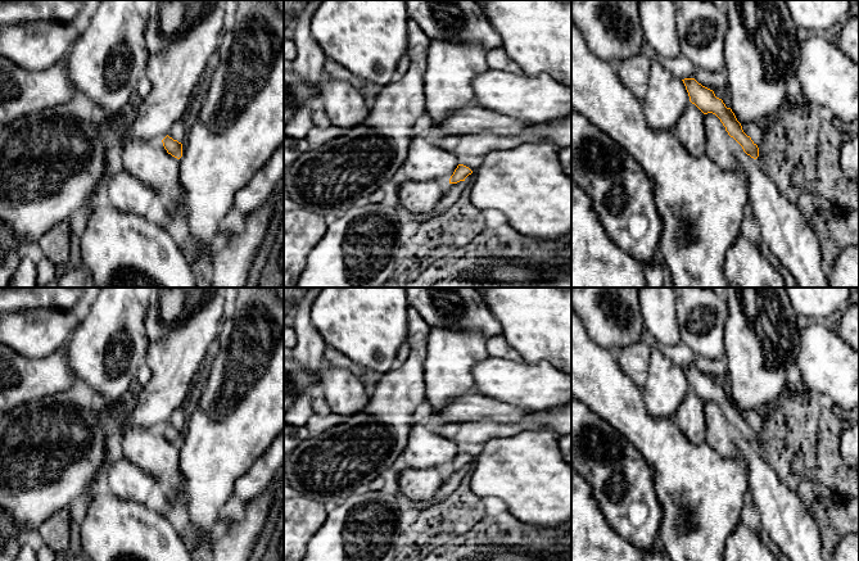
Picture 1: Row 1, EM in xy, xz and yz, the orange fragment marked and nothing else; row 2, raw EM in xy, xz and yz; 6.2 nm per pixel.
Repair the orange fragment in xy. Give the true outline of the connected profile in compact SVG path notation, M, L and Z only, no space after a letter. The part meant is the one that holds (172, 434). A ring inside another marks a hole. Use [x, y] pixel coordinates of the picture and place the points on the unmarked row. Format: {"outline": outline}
{"outline": "M168 422L162 427L164 436L172 444L180 447L182 444L182 431L177 427L173 427Z"}

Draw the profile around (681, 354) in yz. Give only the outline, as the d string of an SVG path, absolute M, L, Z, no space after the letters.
M643 331L641 341L646 343L650 348L657 348L666 356L674 365L679 367L695 366L696 354L684 343L678 343L673 347L665 345L655 339L648 331Z

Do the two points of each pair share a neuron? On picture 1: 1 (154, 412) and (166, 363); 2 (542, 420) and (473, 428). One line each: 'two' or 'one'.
1: one
2: one

